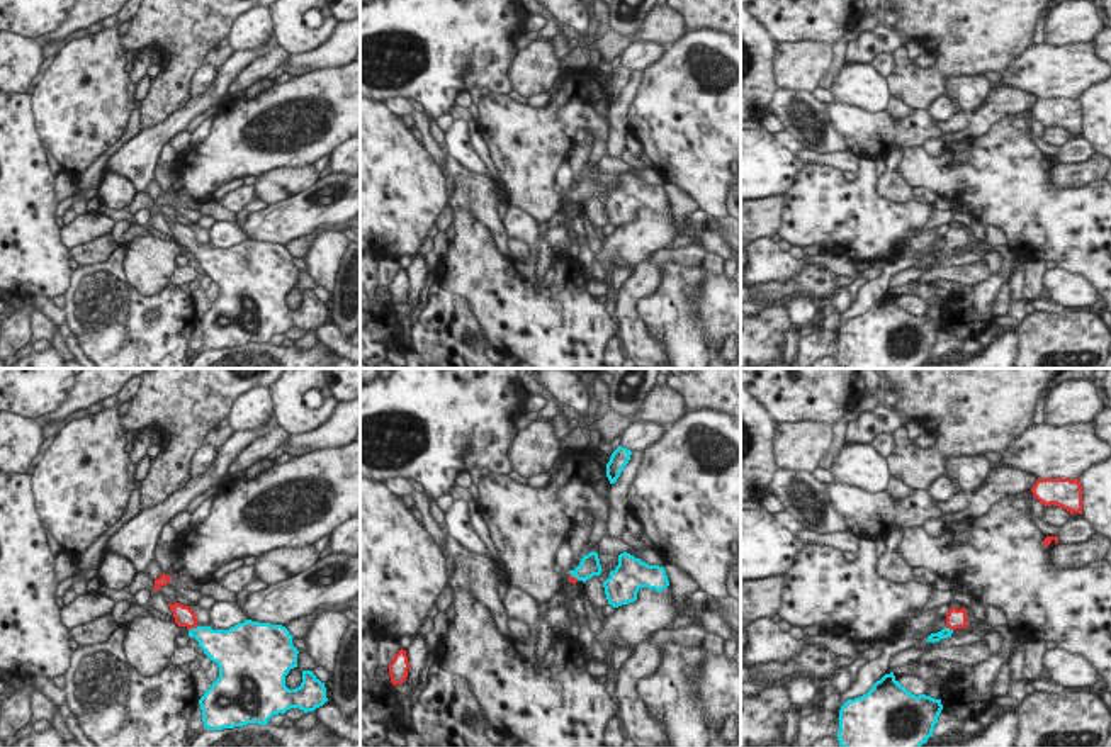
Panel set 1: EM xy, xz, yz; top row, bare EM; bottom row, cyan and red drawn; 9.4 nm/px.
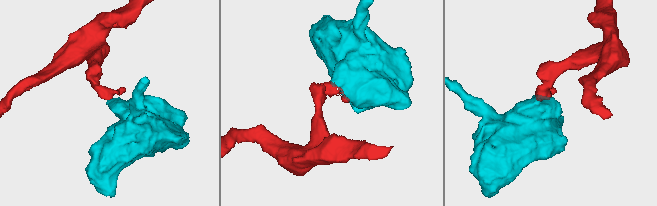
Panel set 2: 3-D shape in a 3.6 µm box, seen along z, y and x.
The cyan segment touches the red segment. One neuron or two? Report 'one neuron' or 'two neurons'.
one neuron

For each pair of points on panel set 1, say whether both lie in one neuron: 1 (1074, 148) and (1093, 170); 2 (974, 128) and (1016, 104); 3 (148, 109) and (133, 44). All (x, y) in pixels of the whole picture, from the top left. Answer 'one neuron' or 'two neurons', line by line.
1: two neurons
2: one neuron
3: one neuron

